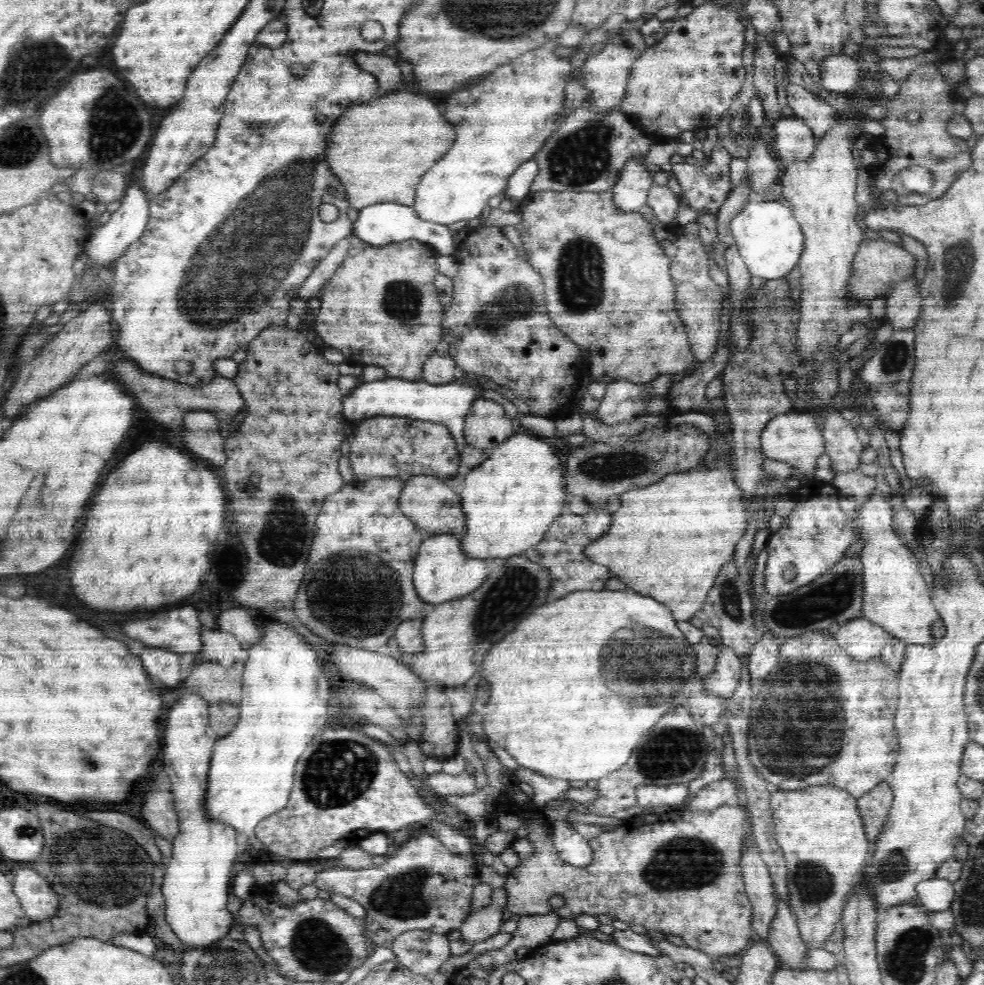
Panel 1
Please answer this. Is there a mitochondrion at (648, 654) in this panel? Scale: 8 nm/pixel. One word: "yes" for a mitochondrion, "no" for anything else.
yes

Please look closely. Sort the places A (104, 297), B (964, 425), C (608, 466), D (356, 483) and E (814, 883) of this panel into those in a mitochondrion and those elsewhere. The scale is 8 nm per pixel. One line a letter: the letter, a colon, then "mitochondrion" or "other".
A: other
B: other
C: mitochondrion
D: other
E: mitochondrion

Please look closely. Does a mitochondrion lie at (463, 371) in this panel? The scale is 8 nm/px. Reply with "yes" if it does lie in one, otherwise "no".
no

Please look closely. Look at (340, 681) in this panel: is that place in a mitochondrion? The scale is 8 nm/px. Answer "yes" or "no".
no

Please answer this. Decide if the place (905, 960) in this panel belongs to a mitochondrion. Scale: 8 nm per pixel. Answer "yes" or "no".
yes

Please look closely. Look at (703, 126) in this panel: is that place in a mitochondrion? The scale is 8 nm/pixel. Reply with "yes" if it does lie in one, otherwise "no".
no

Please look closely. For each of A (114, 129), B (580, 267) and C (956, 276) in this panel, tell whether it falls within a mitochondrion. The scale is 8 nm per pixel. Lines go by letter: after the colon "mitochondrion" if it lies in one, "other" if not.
A: mitochondrion
B: mitochondrion
C: mitochondrion

